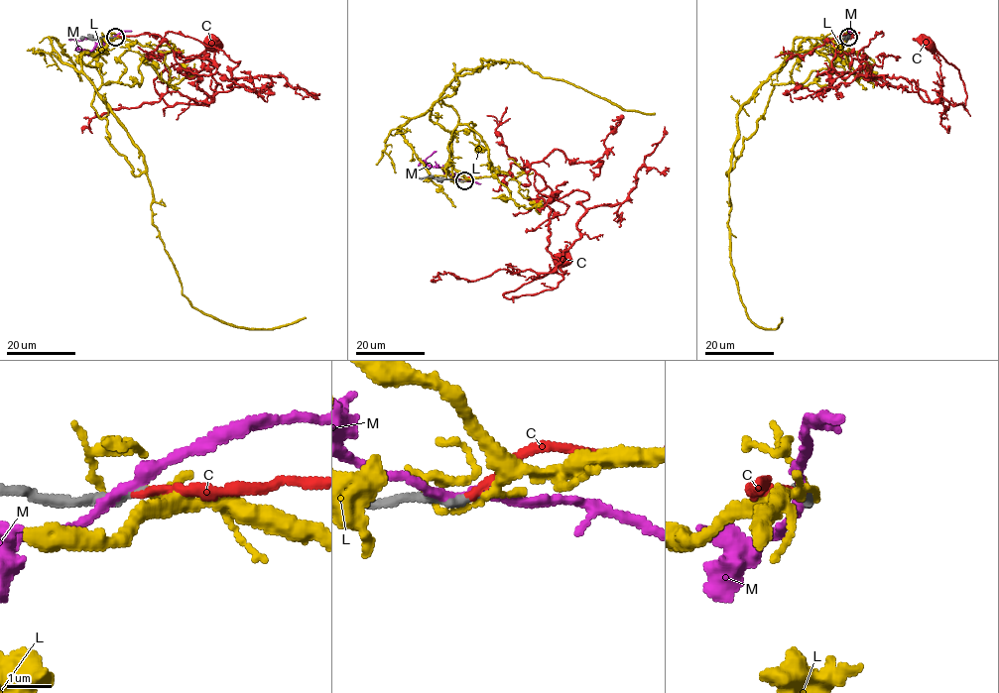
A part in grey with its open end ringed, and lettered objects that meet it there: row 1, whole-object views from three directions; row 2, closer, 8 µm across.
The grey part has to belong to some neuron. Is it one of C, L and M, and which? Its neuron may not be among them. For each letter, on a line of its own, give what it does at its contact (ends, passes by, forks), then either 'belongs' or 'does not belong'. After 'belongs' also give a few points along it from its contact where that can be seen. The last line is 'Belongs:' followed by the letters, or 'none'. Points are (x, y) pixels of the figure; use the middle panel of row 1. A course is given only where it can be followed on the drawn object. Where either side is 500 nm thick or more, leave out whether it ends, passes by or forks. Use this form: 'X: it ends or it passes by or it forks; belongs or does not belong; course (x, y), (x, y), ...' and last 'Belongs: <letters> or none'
C: it ends; belongs; course (463, 180), (506, 174), (514, 163), (543, 179), (547, 249), (563, 278), (503, 296), (563, 260)
L: it passes by; does not belong
M: it passes by; does not belong
Belongs: C

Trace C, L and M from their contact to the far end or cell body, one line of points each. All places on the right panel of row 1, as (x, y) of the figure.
C: (848, 37), (830, 41), (842, 77), (863, 68), (912, 81), (932, 102), (964, 105), (958, 70), (928, 43)
L: (849, 37), (807, 38), (742, 106), (726, 174), (775, 84), (826, 85), (838, 58), (873, 86), (870, 62)
M: (849, 37), (835, 50), (827, 40), (818, 39)

